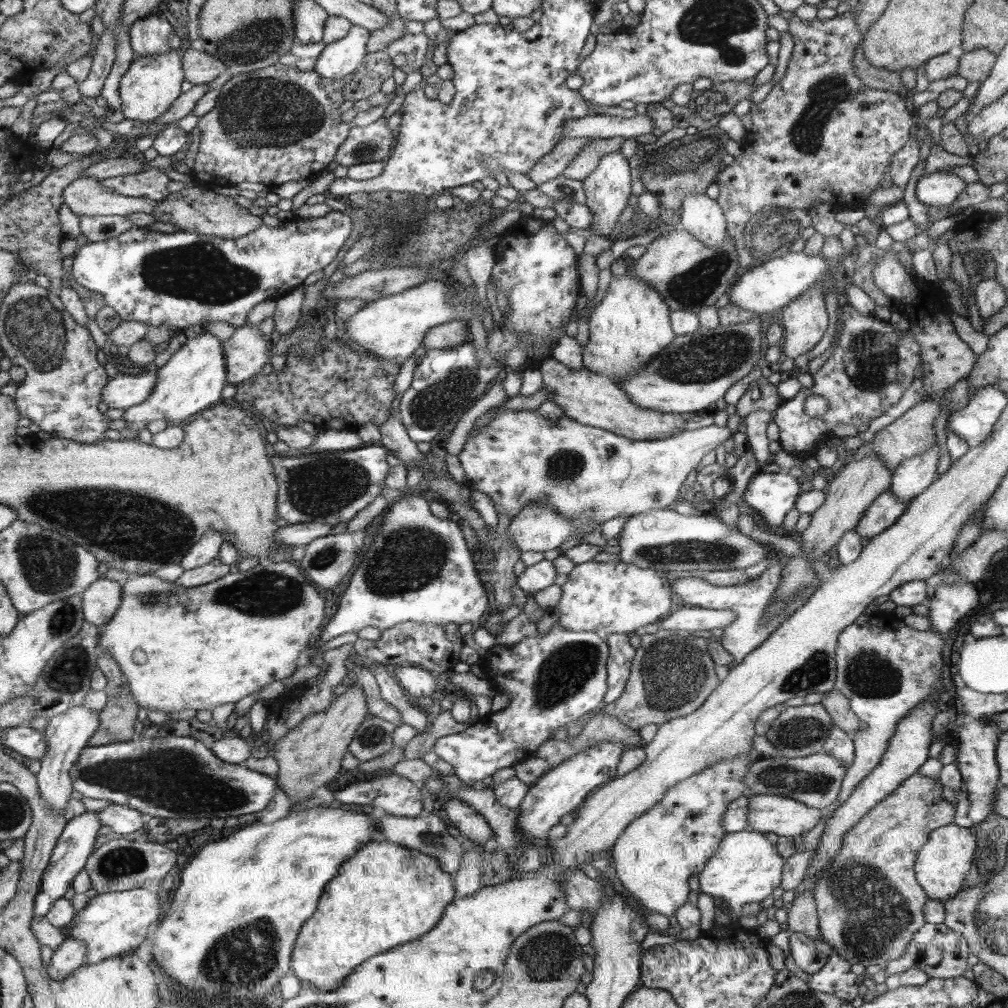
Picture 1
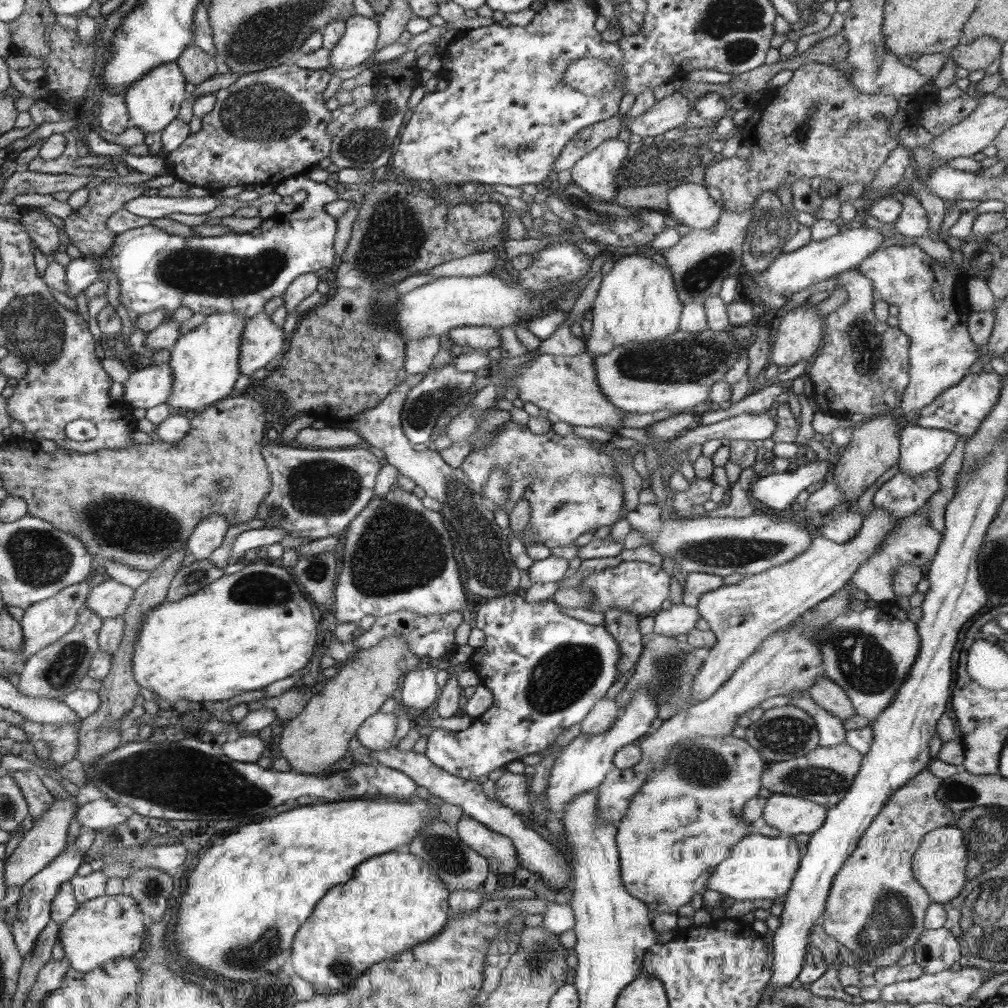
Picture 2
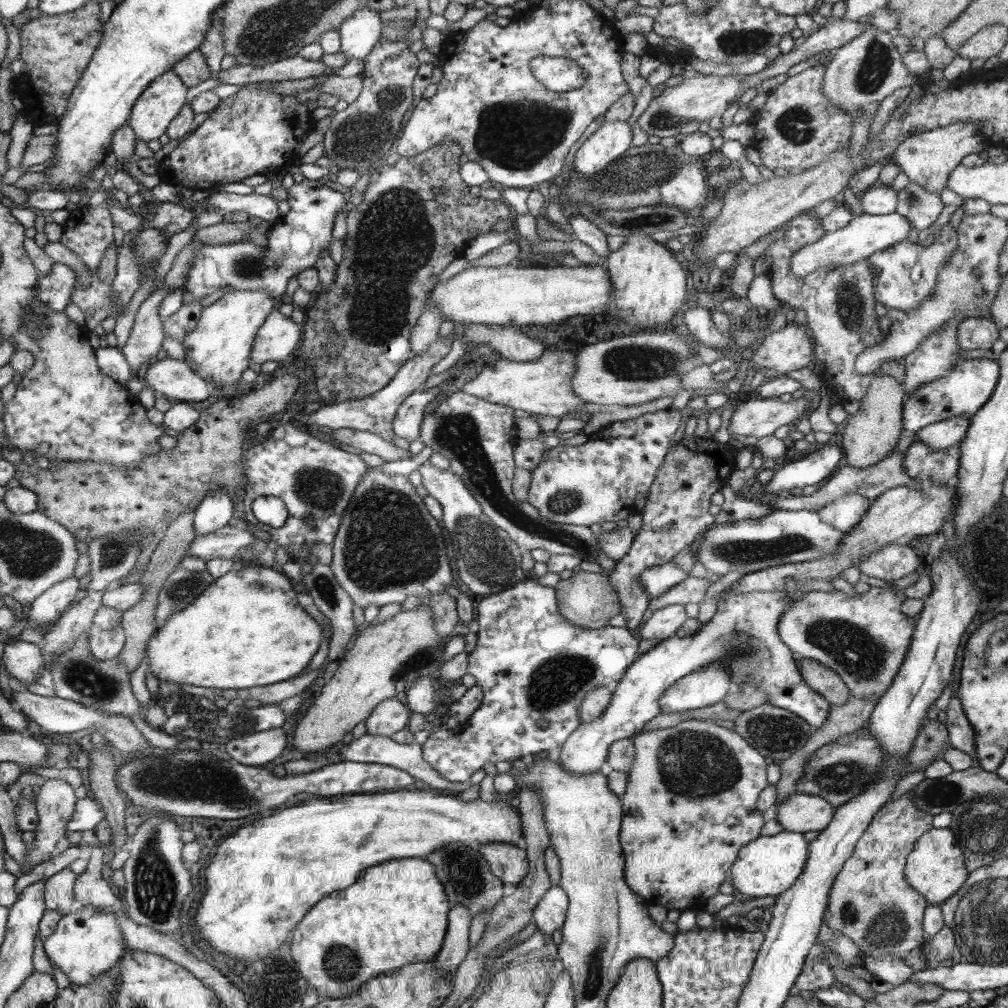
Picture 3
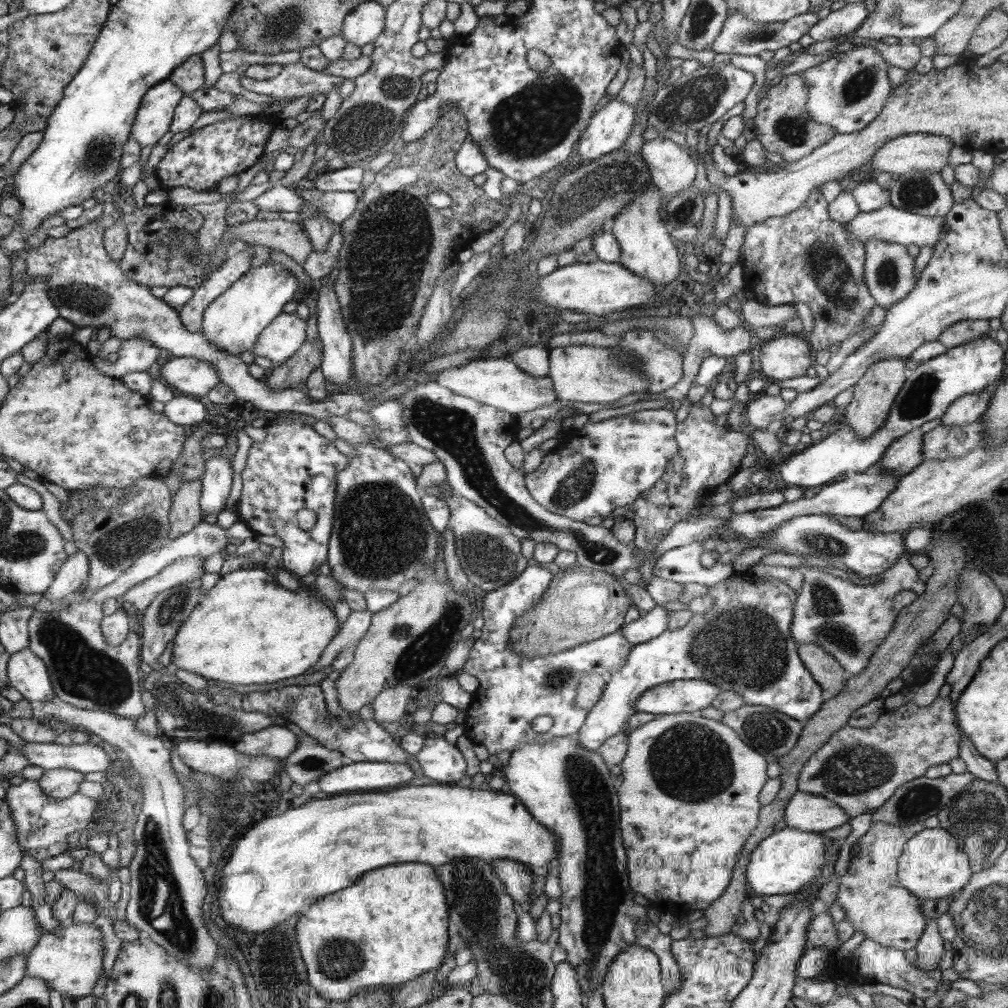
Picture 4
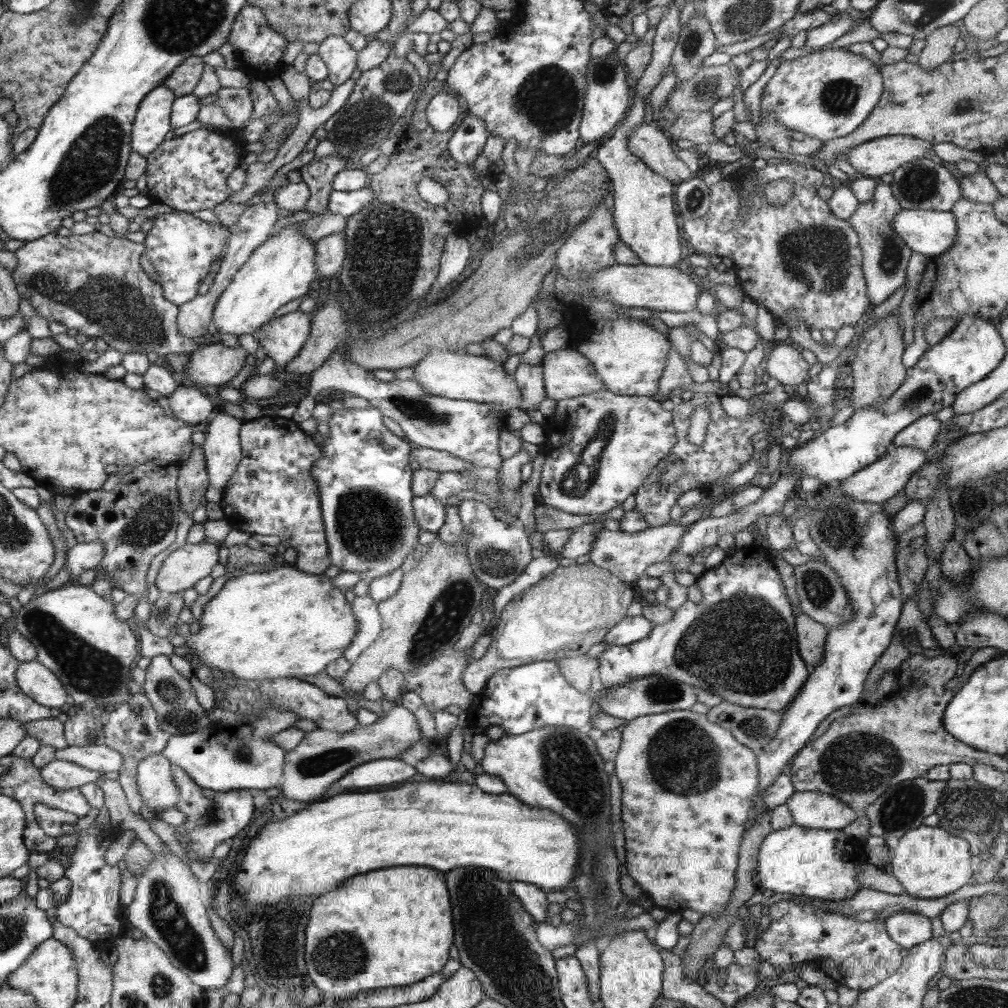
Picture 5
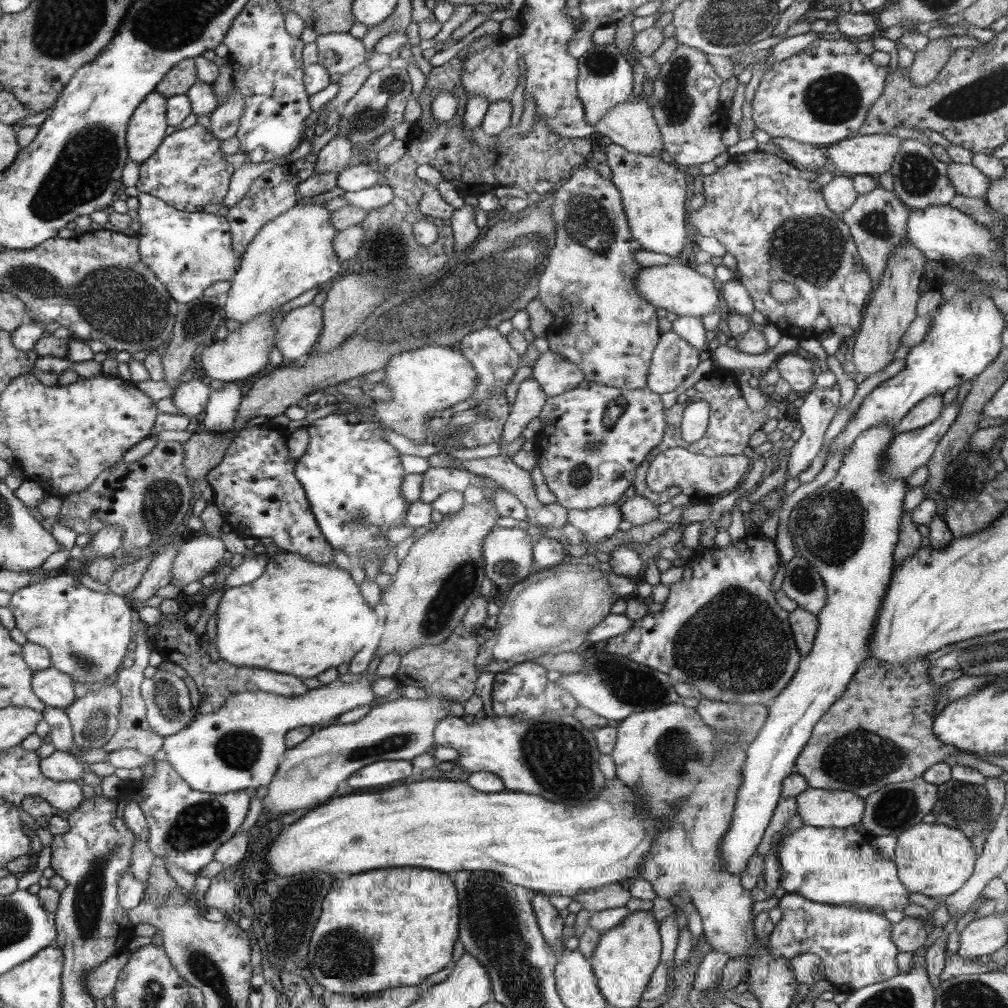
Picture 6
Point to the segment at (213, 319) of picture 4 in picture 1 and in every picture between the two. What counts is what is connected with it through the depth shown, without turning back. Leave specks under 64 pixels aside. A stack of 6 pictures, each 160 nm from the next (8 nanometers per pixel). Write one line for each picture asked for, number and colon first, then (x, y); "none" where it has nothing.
1: (192, 379)
2: (205, 361)
3: (219, 349)

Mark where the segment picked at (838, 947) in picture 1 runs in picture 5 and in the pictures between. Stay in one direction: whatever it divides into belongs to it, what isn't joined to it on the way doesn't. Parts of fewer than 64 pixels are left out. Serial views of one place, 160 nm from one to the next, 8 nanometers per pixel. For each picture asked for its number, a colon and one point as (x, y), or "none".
2: (875, 907)
3: (871, 902)
4: (872, 899)
5: (908, 929)

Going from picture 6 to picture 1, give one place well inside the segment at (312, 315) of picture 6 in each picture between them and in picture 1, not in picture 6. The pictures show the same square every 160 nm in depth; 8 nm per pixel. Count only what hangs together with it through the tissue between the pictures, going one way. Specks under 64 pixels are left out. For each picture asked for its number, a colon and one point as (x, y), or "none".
1: (246, 351)
2: (262, 340)
3: (279, 336)
4: (286, 334)
5: (282, 339)

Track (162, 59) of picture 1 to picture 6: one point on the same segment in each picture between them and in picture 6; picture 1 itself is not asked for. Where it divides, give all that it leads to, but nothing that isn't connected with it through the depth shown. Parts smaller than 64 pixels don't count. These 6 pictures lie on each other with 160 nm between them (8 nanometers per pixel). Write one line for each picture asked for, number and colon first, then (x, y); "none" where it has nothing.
2: (152, 103)
3: (161, 104)
4: (155, 119)
5: (153, 124)
6: (148, 130)

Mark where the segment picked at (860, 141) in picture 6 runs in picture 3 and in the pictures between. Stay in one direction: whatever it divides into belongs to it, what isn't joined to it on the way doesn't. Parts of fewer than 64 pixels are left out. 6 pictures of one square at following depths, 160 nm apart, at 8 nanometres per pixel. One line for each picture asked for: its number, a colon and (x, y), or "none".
3: (928, 158)
4: (928, 153)
5: (883, 155)

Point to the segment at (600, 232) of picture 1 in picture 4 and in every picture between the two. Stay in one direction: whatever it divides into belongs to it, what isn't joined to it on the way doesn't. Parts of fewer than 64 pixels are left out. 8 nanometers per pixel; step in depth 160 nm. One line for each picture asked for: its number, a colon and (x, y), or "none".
2: (596, 172)
3: (612, 139)
4: (609, 129)

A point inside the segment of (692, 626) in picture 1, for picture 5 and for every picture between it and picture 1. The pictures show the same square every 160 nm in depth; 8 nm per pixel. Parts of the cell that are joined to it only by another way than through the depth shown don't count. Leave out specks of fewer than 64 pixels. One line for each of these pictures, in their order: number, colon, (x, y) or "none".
2: (673, 620)
3: (664, 624)
4: (651, 624)
5: (629, 630)

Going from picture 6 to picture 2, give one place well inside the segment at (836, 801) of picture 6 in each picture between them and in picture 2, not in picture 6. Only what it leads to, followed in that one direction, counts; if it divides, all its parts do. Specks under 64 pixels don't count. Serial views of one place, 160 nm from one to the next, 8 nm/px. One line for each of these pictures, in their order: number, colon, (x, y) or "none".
2: (792, 815)
3: (799, 812)
4: (808, 812)
5: (814, 810)

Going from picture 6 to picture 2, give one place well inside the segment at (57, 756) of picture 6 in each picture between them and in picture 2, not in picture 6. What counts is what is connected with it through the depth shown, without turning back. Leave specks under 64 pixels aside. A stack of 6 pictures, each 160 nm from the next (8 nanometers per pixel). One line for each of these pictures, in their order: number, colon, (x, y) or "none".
2: (48, 837)
3: (55, 803)
4: (61, 783)
5: (62, 775)

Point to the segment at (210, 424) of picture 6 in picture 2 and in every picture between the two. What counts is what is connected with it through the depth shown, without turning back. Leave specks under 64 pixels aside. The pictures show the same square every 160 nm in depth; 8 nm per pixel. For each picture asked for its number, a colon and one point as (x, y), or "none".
2: (209, 535)
3: (216, 511)
4: (215, 489)
5: (222, 449)

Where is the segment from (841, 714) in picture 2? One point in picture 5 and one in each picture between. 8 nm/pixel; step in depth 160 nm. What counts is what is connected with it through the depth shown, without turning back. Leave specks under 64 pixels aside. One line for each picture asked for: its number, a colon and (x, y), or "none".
3: (821, 679)
4: (825, 669)
5: (811, 636)

